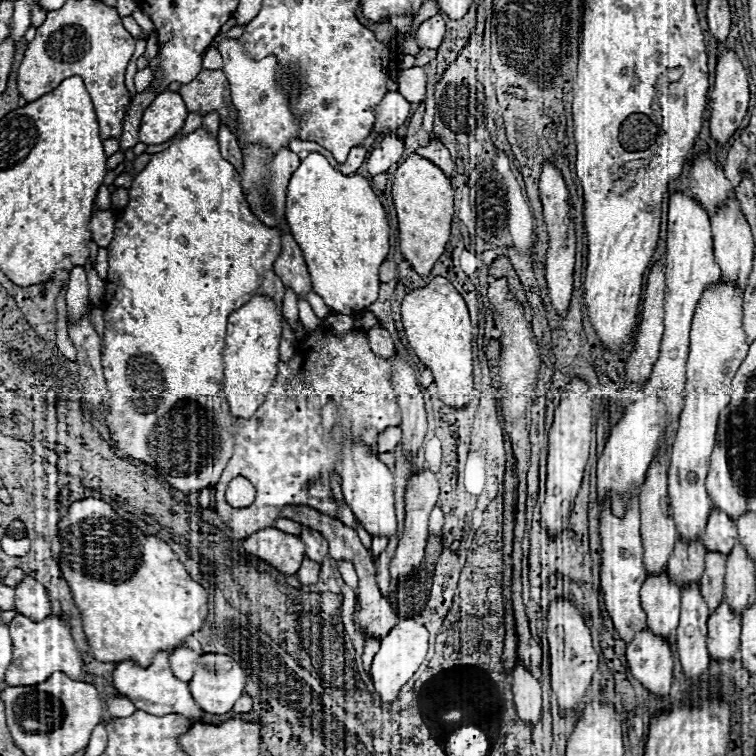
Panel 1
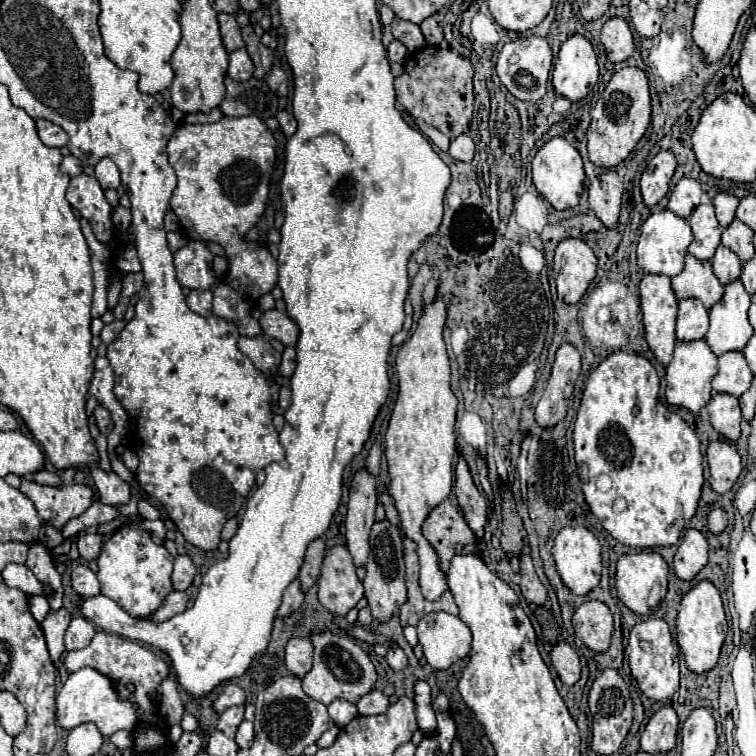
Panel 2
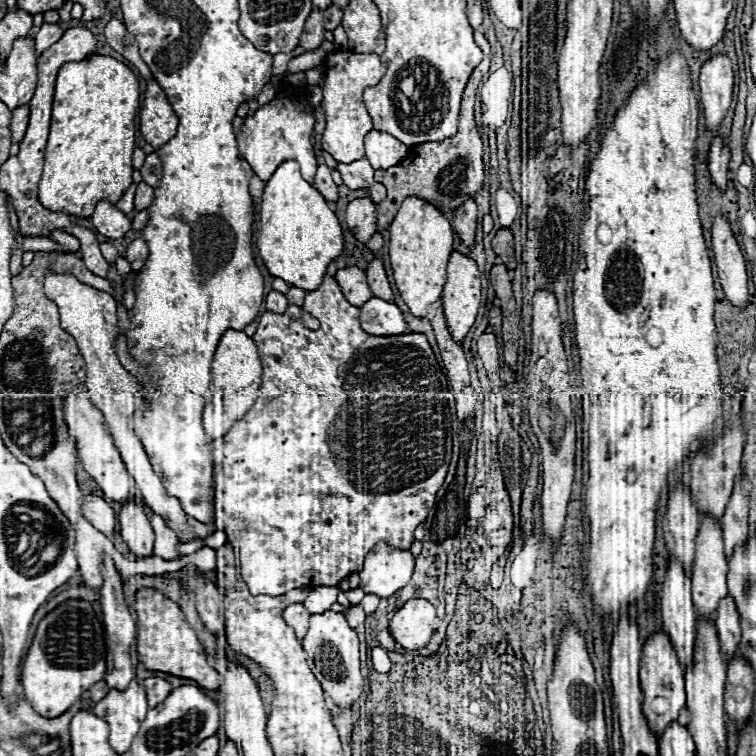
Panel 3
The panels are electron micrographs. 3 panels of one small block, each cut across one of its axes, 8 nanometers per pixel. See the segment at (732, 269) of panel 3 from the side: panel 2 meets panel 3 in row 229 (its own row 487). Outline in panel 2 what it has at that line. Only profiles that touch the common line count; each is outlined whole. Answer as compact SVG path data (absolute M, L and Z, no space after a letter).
M714 440L706 452L710 466L710 484L718 494L728 492L742 472L742 462L736 446L728 440Z

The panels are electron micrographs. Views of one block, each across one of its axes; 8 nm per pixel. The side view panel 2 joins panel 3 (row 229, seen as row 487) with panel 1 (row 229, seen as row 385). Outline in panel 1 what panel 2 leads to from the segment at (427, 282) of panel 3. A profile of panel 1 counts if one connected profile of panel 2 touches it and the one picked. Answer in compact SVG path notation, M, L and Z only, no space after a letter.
M410 154L394 174L392 198L398 212L400 250L420 276L428 276L450 240L450 222L454 216L454 190L450 178L430 160Z

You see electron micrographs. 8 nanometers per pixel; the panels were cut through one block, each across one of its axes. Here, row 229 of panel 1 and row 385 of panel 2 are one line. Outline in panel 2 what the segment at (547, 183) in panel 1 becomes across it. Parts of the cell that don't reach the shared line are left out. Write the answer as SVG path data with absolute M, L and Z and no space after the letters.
M562 344L556 350L556 360L548 378L544 396L536 406L536 422L540 426L554 426L564 420L568 412L568 400L572 396L572 382L580 374L580 354L572 344Z

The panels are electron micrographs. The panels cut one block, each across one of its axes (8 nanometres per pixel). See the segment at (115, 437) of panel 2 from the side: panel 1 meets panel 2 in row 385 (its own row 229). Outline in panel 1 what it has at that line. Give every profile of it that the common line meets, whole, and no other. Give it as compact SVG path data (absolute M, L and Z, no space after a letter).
M98 210L92 220L90 220L90 232L92 232L92 240L100 246L106 248L112 240L112 232L114 232L114 222L116 218L112 216L110 210Z

